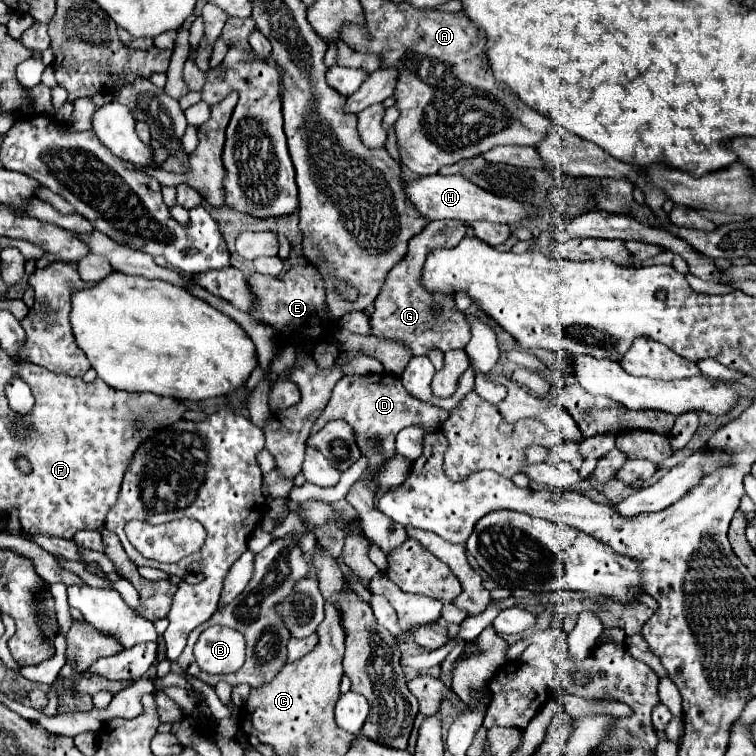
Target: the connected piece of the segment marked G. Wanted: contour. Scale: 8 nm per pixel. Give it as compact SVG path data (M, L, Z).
M431 221L431 223L427 223L427 227L421 233L417 233L409 241L407 255L389 271L383 289L381 289L379 297L375 299L375 309L371 313L371 333L373 335L385 337L385 339L399 339L399 341L407 343L411 347L413 355L425 355L427 349L431 349L431 347L437 347L441 351L465 349L465 345L471 341L471 327L469 327L465 315L455 311L453 297L451 295L441 295L437 299L437 295L429 295L421 287L421 267L425 263L425 255L433 249L439 249L439 247L455 247L465 235L467 235L467 225L461 223L461 221Z

